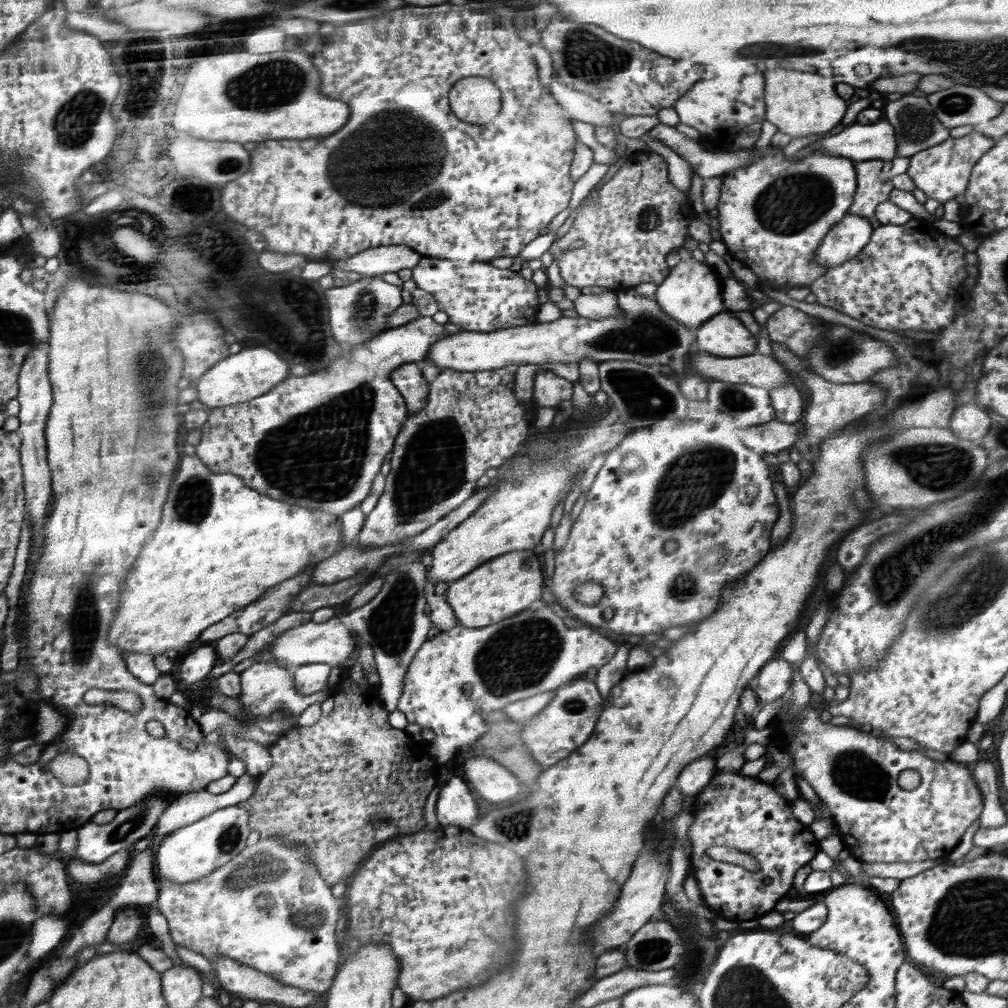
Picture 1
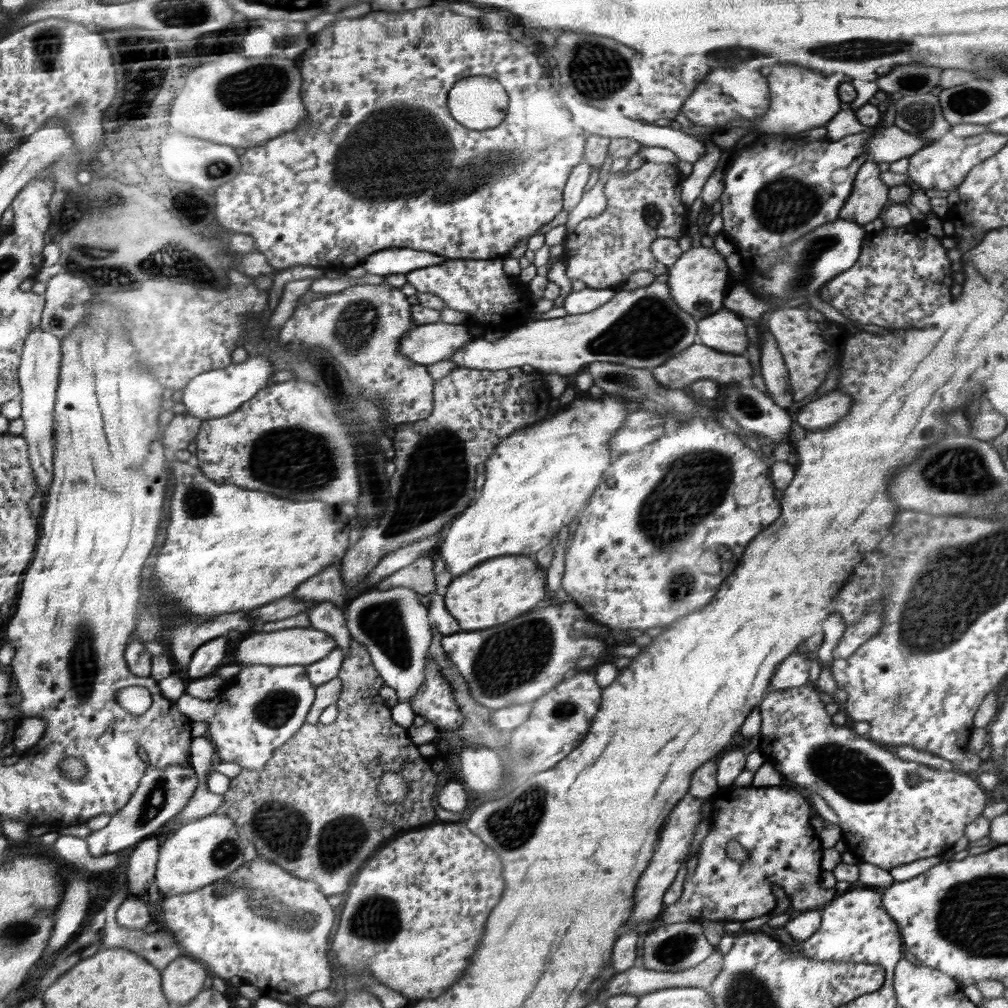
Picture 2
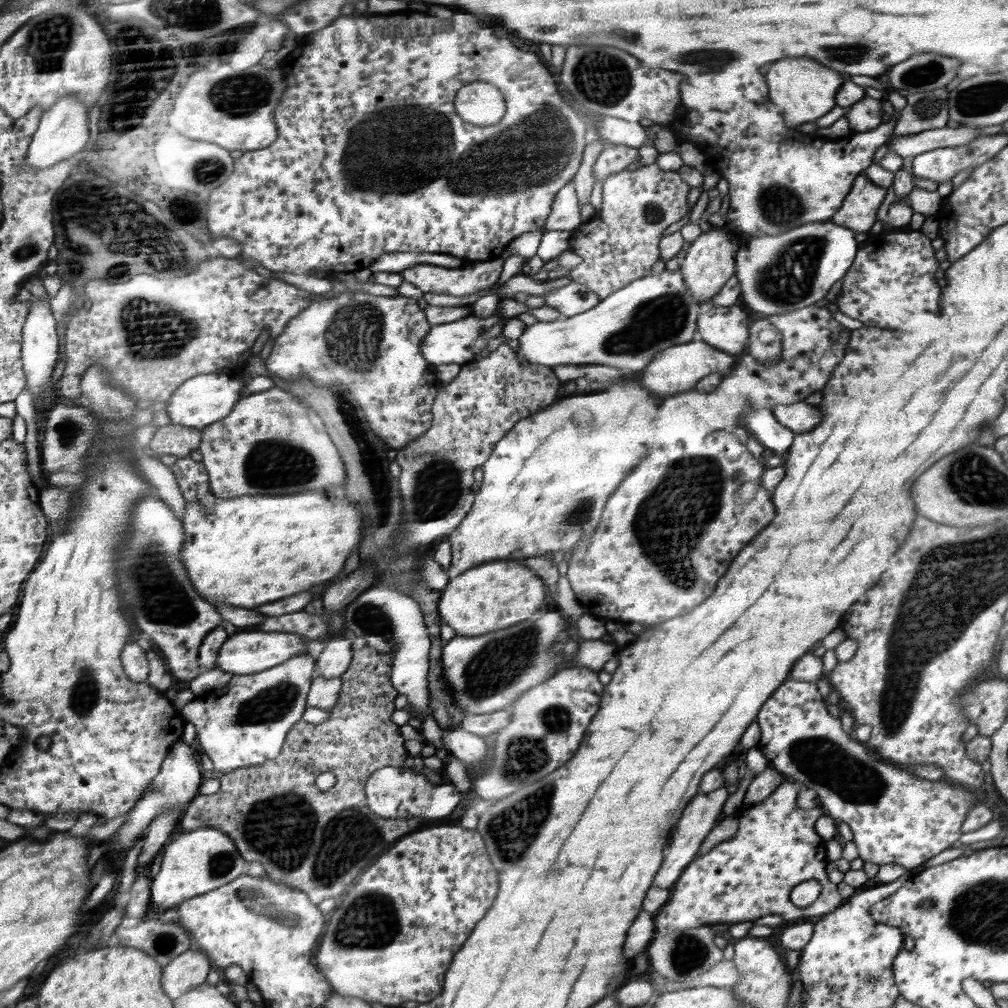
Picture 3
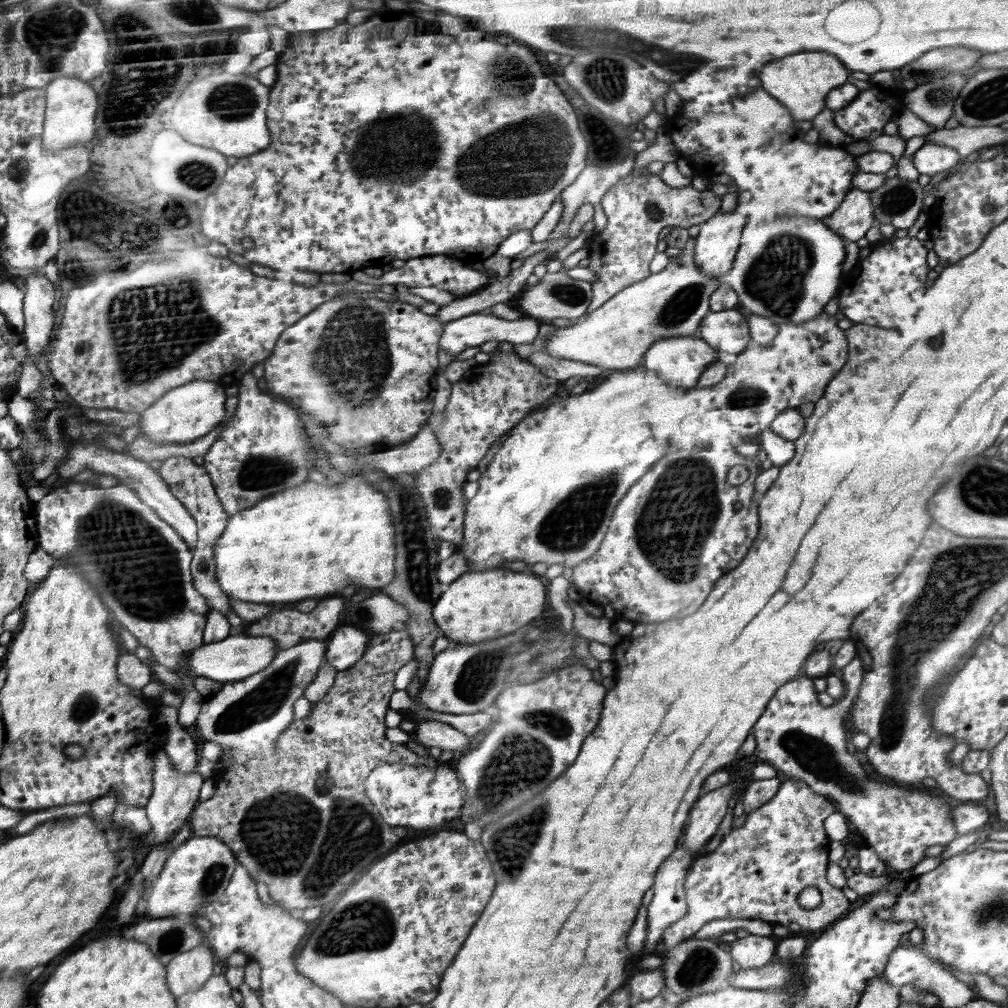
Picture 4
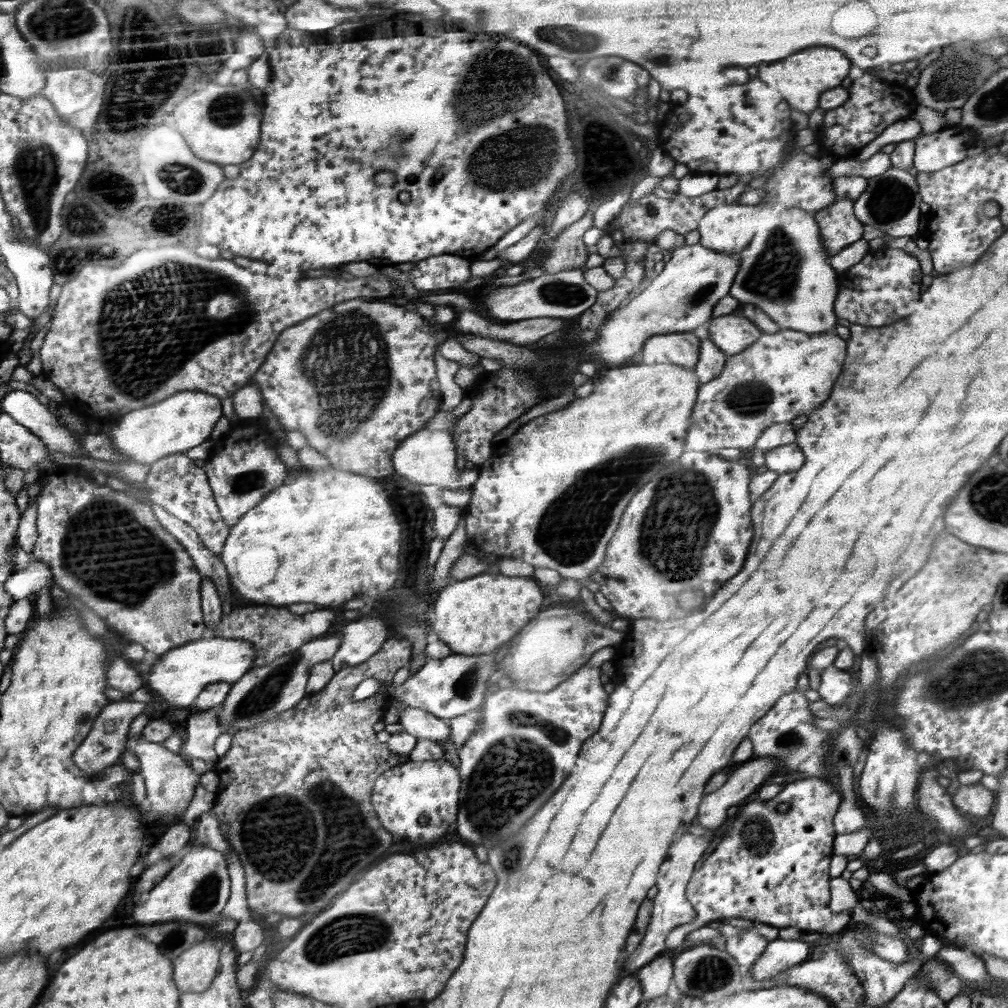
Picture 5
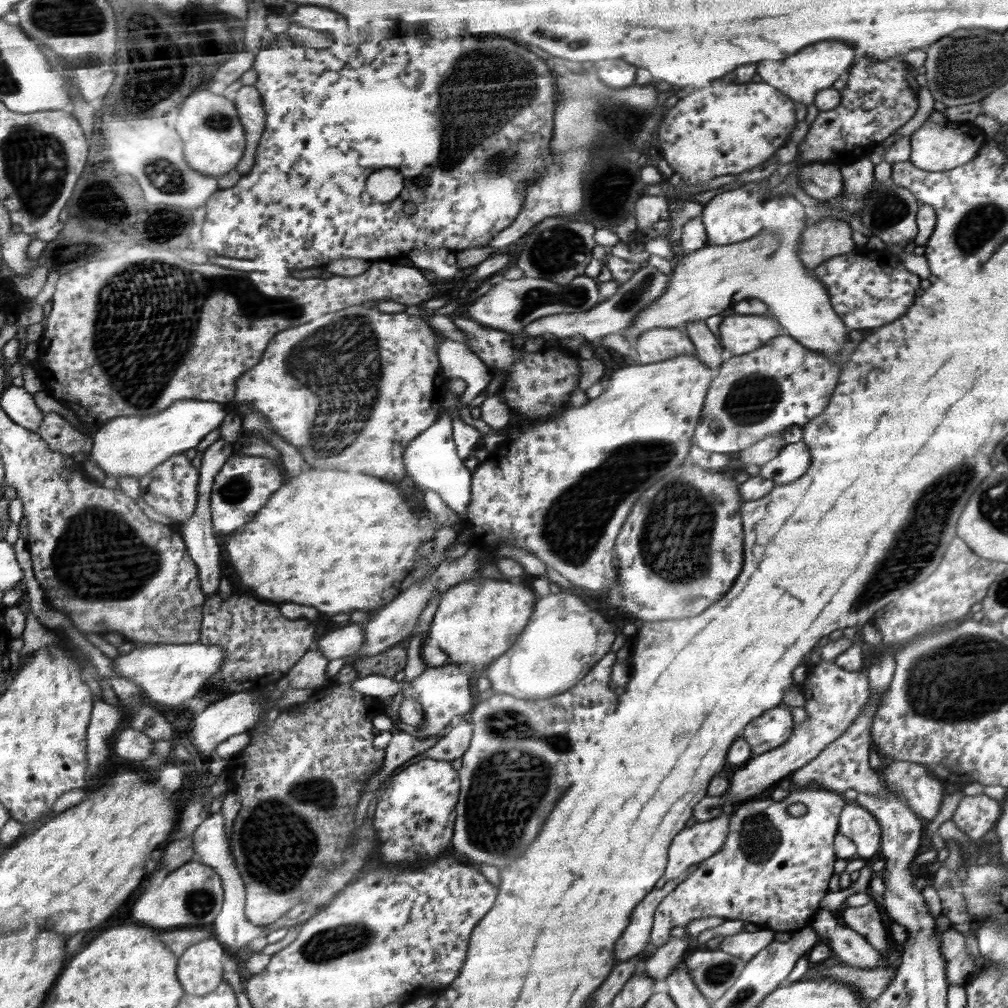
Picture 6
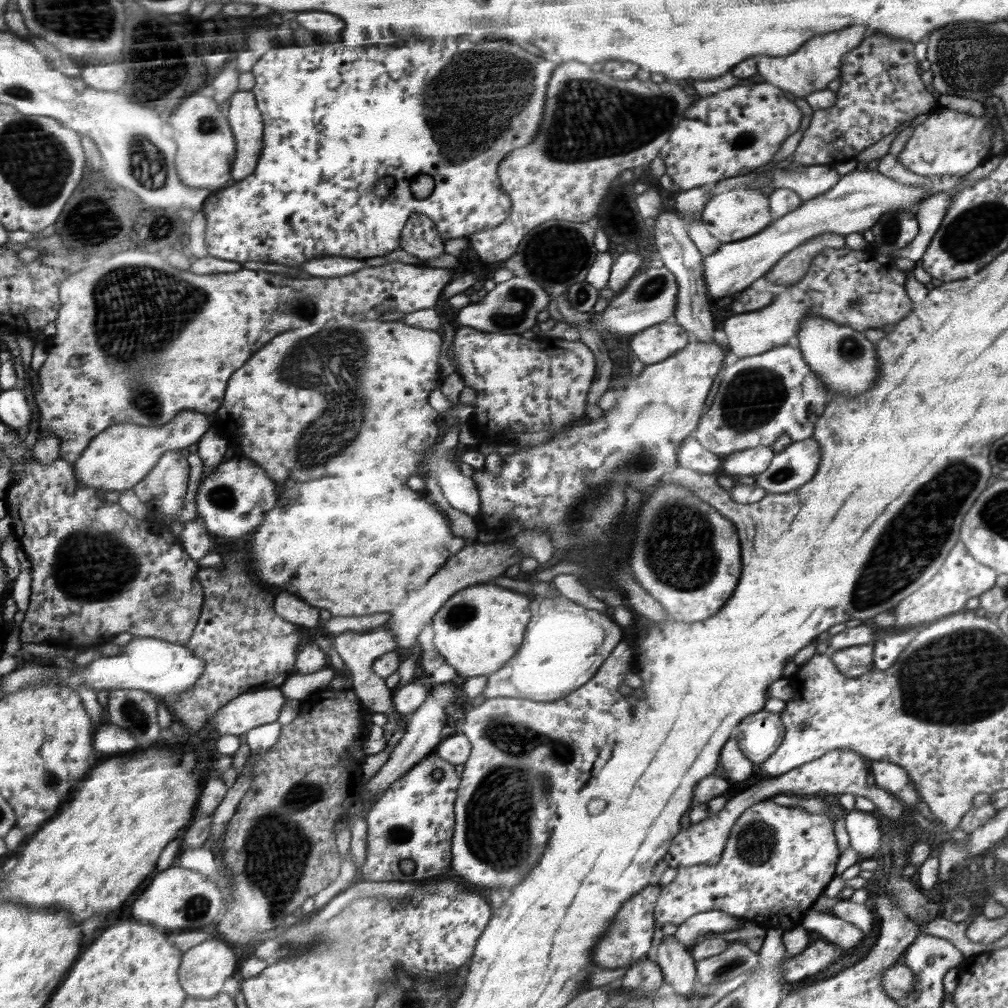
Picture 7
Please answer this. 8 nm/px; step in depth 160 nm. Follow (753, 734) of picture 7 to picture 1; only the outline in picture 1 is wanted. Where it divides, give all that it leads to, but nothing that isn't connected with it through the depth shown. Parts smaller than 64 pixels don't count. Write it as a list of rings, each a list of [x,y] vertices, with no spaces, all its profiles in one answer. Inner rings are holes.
[[[790,701],[784,702],[784,705],[776,712],[776,716],[770,720],[767,728],[770,729],[770,736],[768,736],[768,749],[778,746],[778,748],[785,750],[794,763],[794,777],[795,779],[804,779],[812,788],[815,790],[816,794],[819,796],[821,802],[828,807],[828,810],[833,816],[833,822],[836,824],[836,834],[839,835],[840,840],[844,845],[844,848],[850,848],[849,852],[851,858],[858,859],[863,863],[874,863],[874,862],[886,862],[886,863],[903,863],[903,862],[918,862],[918,861],[927,861],[932,859],[938,859],[940,856],[946,856],[954,850],[954,846],[958,846],[960,838],[964,836],[964,830],[974,822],[978,820],[978,816],[982,812],[982,793],[978,788],[976,788],[976,782],[972,778],[972,774],[960,766],[960,764],[954,764],[954,761],[940,761],[934,762],[930,758],[926,758],[922,752],[910,752],[910,750],[900,750],[896,744],[892,744],[892,740],[886,742],[886,740],[880,740],[880,737],[874,738],[870,733],[865,733],[863,731],[855,730],[854,728],[846,726],[833,726],[828,722],[820,722],[818,718],[818,712],[816,712],[814,706],[804,706],[802,707],[802,712],[800,716],[796,718],[796,728],[792,734],[788,734],[787,723],[784,722],[784,719],[787,718],[788,708],[790,708]],[[904,770],[915,770],[922,777],[921,786],[918,790],[915,791],[906,791],[902,790],[898,786],[898,778],[902,771]]]

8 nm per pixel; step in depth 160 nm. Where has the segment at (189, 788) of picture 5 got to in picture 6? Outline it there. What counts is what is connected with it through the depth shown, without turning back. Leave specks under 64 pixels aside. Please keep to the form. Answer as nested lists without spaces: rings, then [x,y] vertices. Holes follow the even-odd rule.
[[[133,728],[123,730],[114,744],[114,751],[133,762],[148,760],[154,754],[154,739],[148,734]]]

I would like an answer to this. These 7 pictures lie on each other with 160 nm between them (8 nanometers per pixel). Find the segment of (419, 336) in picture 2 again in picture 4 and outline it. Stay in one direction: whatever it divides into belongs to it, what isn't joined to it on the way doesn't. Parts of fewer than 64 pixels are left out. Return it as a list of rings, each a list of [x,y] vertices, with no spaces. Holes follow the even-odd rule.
[[[481,311],[447,322],[443,327],[443,336],[439,340],[439,350],[448,351],[448,356],[456,358],[456,356],[460,357],[460,354],[464,351],[474,351],[489,340],[497,340],[499,343],[511,342],[513,345],[532,343],[538,334],[539,324],[536,320],[528,317],[518,320],[506,320]]]

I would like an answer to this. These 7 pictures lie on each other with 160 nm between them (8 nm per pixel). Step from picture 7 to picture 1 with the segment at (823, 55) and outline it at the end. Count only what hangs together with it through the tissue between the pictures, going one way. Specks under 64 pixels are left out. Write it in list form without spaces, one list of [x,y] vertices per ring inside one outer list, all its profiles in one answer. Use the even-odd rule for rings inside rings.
[[[768,70],[766,78],[765,120],[772,122],[778,131],[789,134],[792,138],[828,132],[840,124],[848,104],[836,94],[834,78],[824,78],[812,72],[798,70]]]

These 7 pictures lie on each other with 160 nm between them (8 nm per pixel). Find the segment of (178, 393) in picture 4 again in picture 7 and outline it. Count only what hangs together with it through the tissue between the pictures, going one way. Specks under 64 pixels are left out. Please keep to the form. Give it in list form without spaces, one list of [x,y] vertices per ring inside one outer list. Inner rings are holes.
[[[196,410],[178,413],[170,424],[164,426],[142,426],[140,423],[124,423],[112,426],[92,441],[82,458],[75,463],[79,482],[88,488],[104,490],[134,489],[159,464],[164,454],[186,448],[202,440],[210,428],[213,414],[200,414]]]

